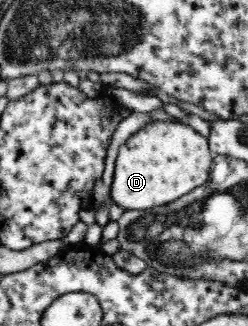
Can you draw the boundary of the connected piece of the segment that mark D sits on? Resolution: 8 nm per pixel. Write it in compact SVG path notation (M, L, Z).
M178 119L151 120L119 146L111 186L113 203L126 209L162 206L208 182L213 154L209 142L188 123Z

